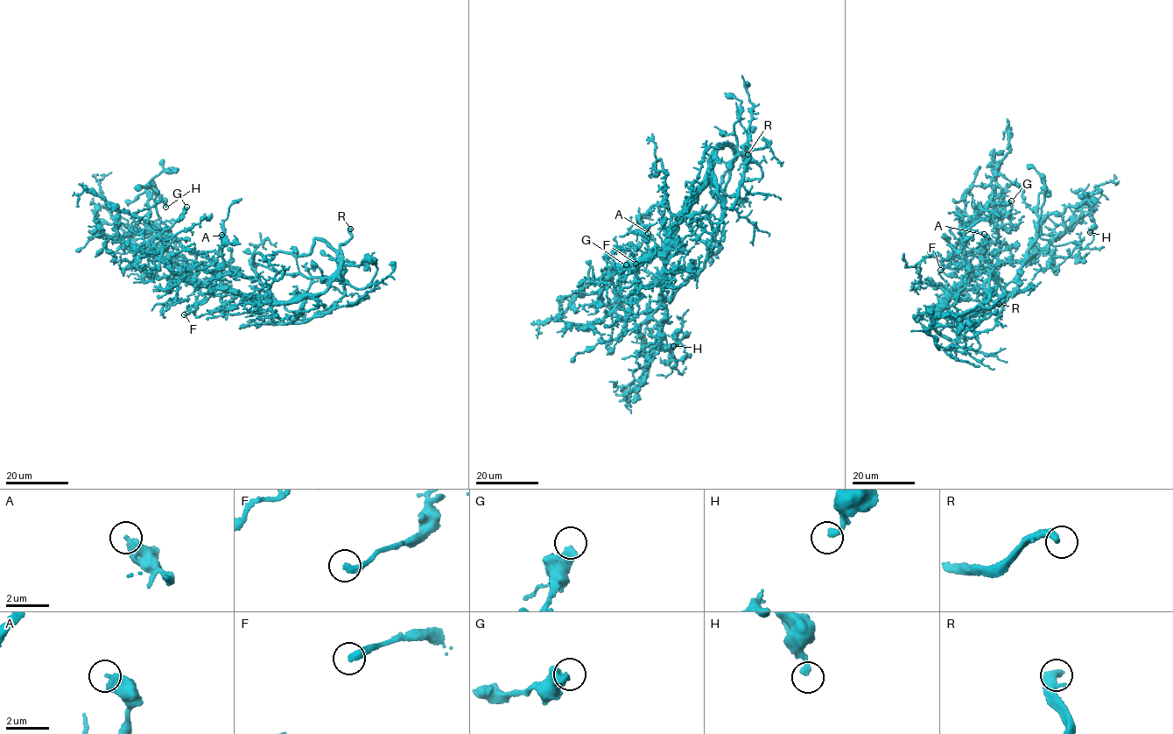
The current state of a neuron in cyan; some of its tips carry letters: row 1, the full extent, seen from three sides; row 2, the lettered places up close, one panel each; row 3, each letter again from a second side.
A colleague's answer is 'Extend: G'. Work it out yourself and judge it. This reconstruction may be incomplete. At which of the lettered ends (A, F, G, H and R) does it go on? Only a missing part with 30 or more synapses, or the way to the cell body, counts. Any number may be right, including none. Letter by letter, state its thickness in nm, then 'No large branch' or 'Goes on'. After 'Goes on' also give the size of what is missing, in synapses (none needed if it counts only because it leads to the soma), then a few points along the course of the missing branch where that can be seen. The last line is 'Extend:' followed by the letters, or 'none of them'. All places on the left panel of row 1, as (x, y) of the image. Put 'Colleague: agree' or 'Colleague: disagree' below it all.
A: Thickness 500 nm. No large branch
F: Thickness 320 nm. No large branch
G: Thickness 420 nm. No large branch
H: Thickness 280 nm. No large branch
R: Thickness 400 nm. Goes on. Course of what is missing: (350, 229), (361, 230), (377, 257), (375, 278), (363, 271), (369, 261), (380, 257), (386, 265)
Extend: R
Colleague: disagree

